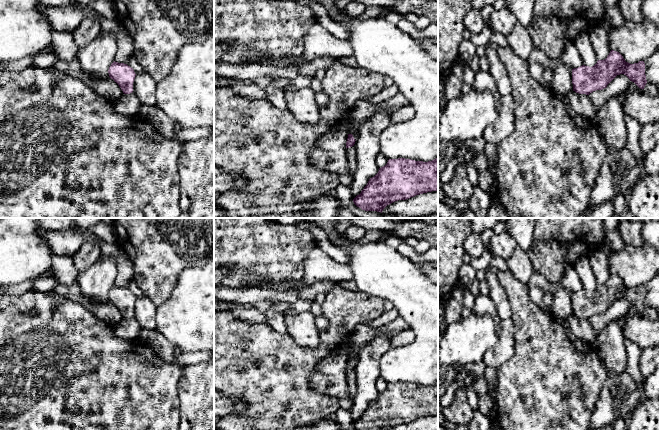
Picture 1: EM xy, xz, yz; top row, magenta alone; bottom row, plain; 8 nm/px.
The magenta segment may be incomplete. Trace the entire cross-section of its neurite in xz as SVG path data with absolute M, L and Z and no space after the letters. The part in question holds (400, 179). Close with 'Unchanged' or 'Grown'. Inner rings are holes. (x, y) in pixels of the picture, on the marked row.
M405 158L389 159L387 164L379 168L378 173L369 179L353 202L362 210L382 213L387 205L395 201L406 200L432 191L438 191L438 158L428 162Z. Unchanged

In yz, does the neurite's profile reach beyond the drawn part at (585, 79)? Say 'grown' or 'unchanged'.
unchanged

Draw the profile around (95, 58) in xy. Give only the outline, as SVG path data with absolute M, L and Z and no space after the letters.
M102 30L88 45L79 48L77 60L81 68L91 76L106 79L117 51L115 34Z

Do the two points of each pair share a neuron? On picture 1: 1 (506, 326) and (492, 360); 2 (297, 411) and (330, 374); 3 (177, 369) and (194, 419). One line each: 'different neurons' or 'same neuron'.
1: same neuron
2: different neurons
3: different neurons

